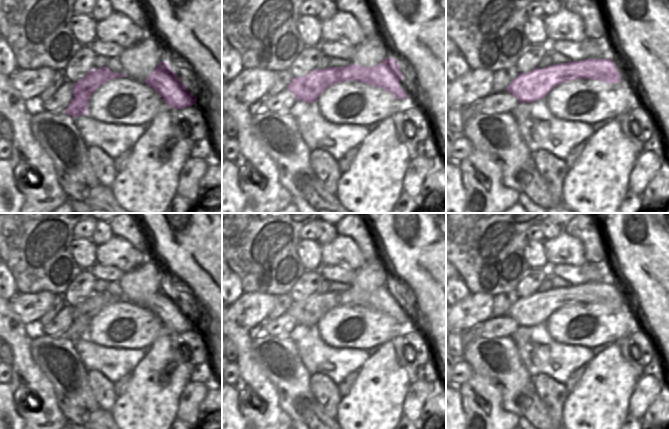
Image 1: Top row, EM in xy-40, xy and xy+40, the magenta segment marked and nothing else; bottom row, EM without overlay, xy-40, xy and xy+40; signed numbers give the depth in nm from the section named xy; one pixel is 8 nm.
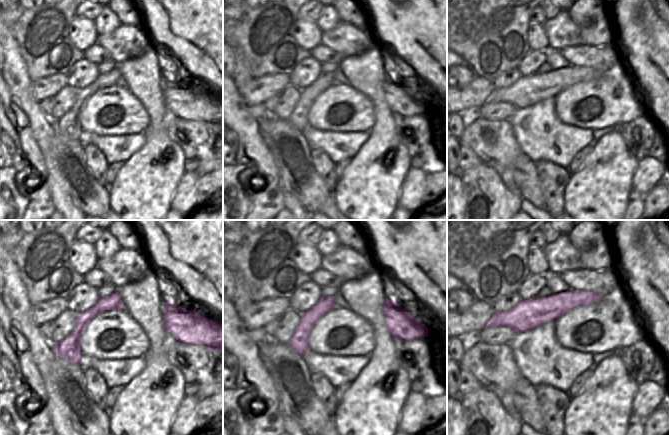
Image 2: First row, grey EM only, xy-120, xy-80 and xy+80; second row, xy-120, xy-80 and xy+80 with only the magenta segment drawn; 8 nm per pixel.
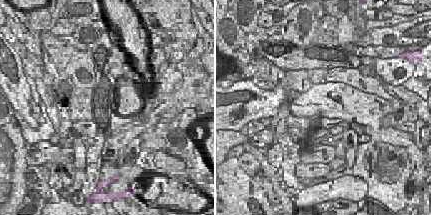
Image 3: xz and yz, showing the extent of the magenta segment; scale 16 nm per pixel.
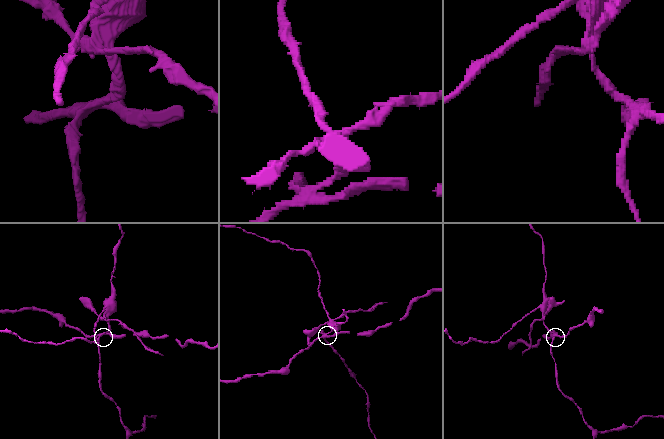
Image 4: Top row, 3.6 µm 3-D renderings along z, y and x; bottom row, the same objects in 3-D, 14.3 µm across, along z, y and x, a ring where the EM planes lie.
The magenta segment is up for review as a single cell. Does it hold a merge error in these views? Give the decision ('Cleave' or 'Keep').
Cleave

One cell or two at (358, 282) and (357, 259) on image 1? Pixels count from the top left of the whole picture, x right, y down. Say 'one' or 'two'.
two

